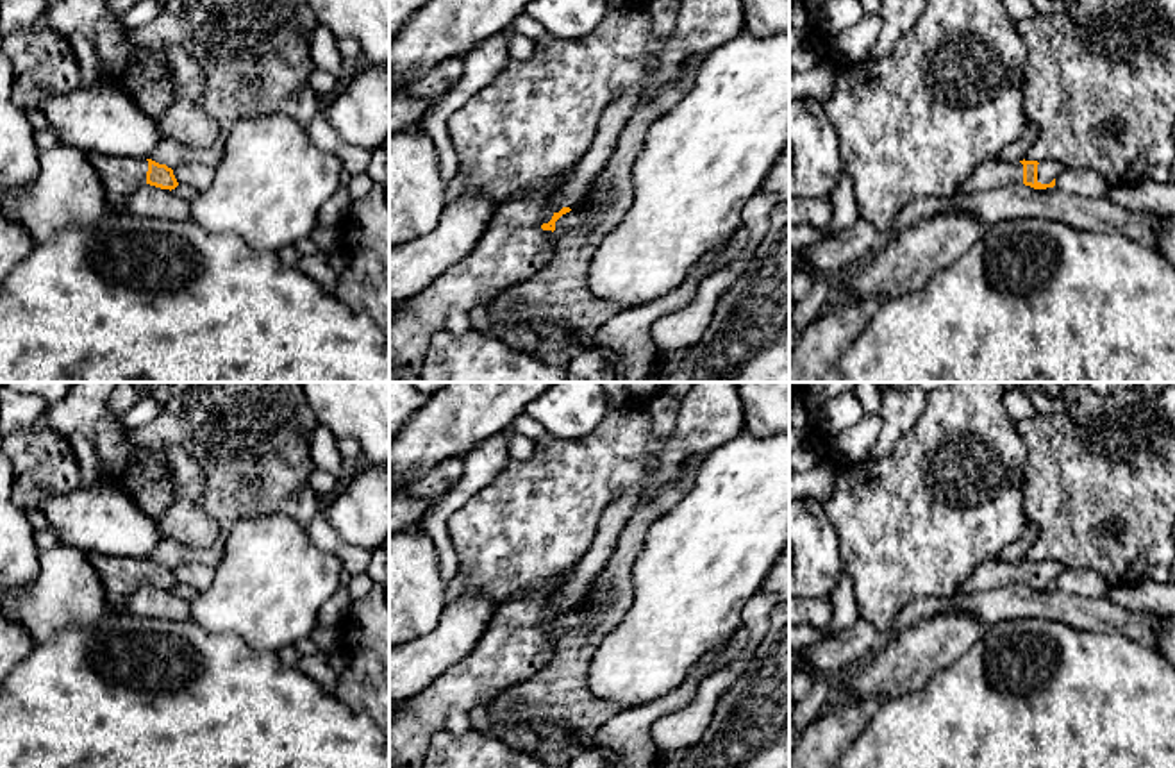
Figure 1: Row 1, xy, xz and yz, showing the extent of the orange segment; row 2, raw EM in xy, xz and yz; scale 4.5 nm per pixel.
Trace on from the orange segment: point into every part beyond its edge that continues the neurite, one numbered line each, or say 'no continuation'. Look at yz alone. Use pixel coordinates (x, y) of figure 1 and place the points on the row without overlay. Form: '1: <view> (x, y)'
1: yz (1047, 572)

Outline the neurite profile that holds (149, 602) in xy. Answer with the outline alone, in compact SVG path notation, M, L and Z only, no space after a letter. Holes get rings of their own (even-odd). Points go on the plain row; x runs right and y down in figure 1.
M145 584L129 598L125 611L141 618L182 622L189 618L189 602L170 589Z

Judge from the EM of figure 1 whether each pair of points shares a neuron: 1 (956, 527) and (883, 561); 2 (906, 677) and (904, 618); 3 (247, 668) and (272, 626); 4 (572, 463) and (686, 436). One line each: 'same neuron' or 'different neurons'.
1: same neuron
2: different neurons
3: different neurons
4: same neuron

